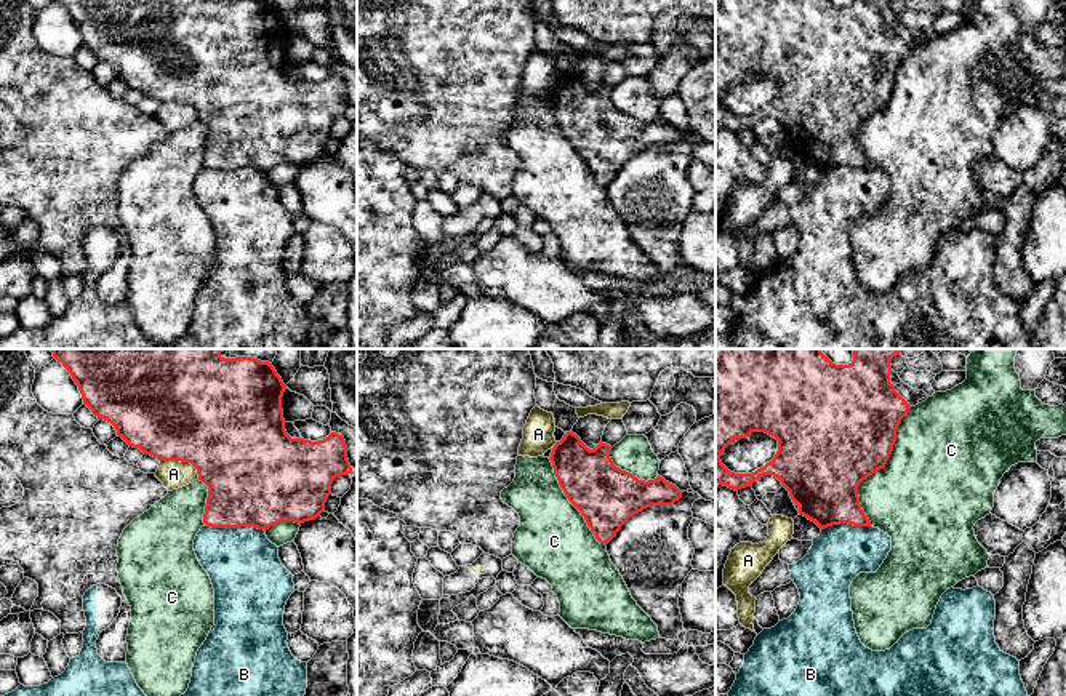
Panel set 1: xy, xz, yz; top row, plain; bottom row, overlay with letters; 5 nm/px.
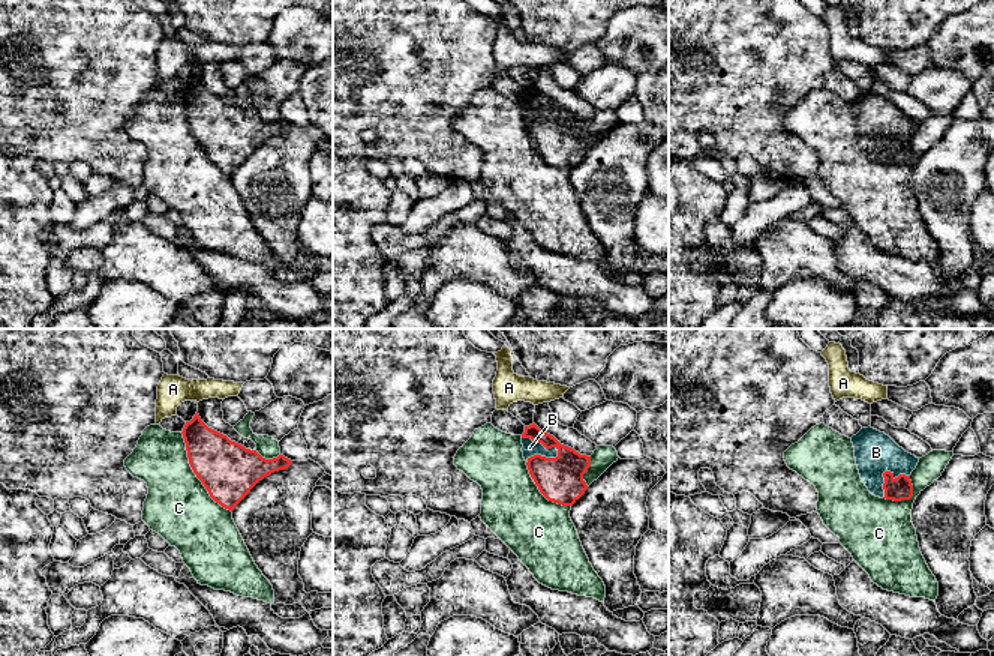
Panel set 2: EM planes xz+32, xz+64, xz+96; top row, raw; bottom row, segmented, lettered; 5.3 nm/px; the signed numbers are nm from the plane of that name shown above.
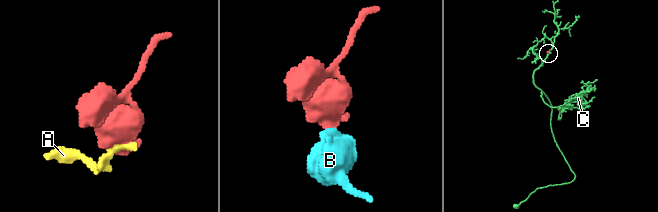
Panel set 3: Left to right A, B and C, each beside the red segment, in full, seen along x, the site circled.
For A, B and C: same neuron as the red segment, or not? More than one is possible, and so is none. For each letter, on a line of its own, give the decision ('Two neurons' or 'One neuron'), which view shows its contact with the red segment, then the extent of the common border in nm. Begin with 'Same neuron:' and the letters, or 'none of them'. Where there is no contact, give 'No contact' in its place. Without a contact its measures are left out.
Same neuron: none of them
A: Two neurons. Touches red in xy. Shared border 220 nm
B: Two neurons. Touches red in xy. Shared border 300 nm
C: Two neurons. Touches red in yz. Shared border 650 nm

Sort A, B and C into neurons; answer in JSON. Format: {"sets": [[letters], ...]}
{"sets": [["A"], ["B"], ["C"]]}

